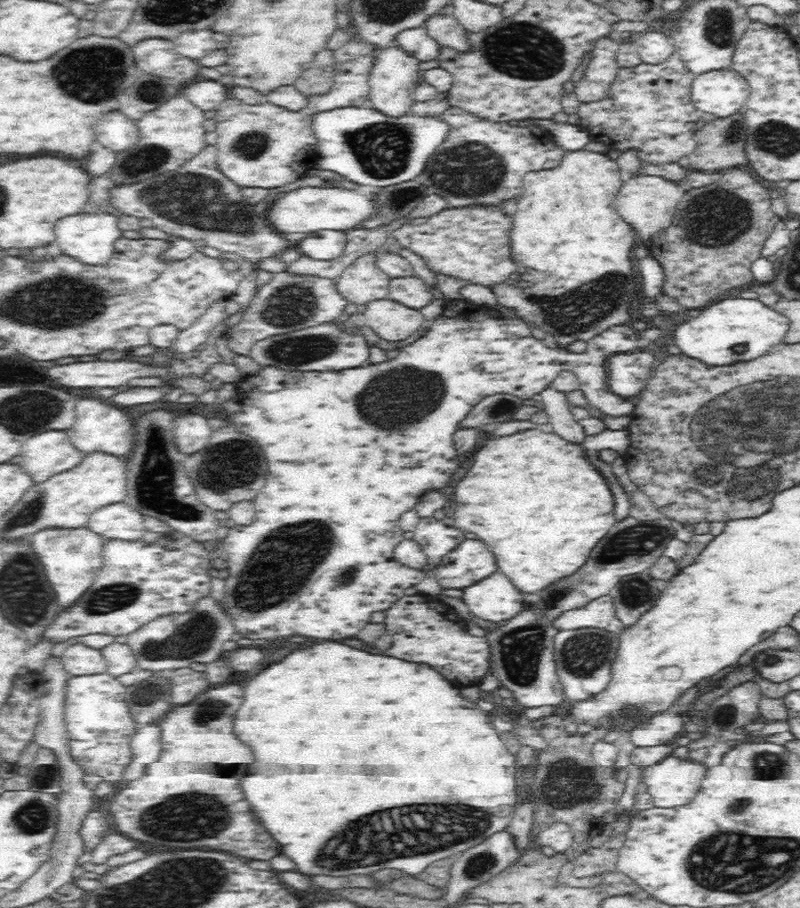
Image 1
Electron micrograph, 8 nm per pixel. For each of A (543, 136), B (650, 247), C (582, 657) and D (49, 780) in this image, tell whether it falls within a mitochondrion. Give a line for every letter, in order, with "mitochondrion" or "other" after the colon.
A: other
B: other
C: mitochondrion
D: mitochondrion

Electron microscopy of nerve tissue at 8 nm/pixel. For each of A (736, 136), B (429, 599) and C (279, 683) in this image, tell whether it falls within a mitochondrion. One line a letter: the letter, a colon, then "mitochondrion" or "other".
A: mitochondrion
B: other
C: other

